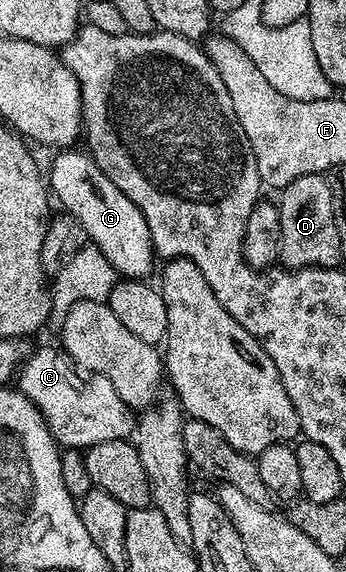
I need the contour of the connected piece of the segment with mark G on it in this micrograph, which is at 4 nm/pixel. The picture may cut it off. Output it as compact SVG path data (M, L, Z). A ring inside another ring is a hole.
M60 149L55 152L52 172L46 175L55 202L57 199L67 214L82 221L82 229L86 229L91 246L106 253L106 261L114 265L117 276L147 280L152 271L154 252L146 217L142 217L138 205L134 205L134 201L130 201L130 197L126 197L126 193L122 193L122 189L118 189L118 185L114 185L102 169L98 169L91 155L76 150Z

